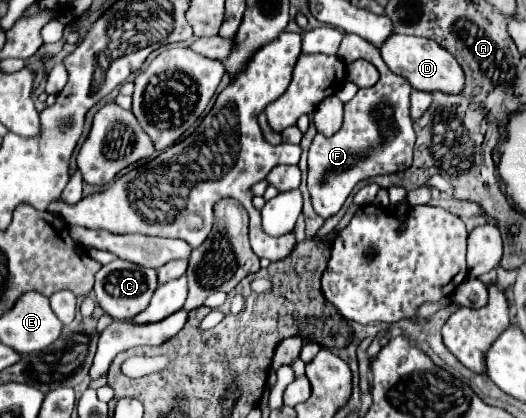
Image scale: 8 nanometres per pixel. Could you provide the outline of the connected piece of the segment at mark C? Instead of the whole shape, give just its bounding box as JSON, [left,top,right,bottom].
[94,260,158,320]

